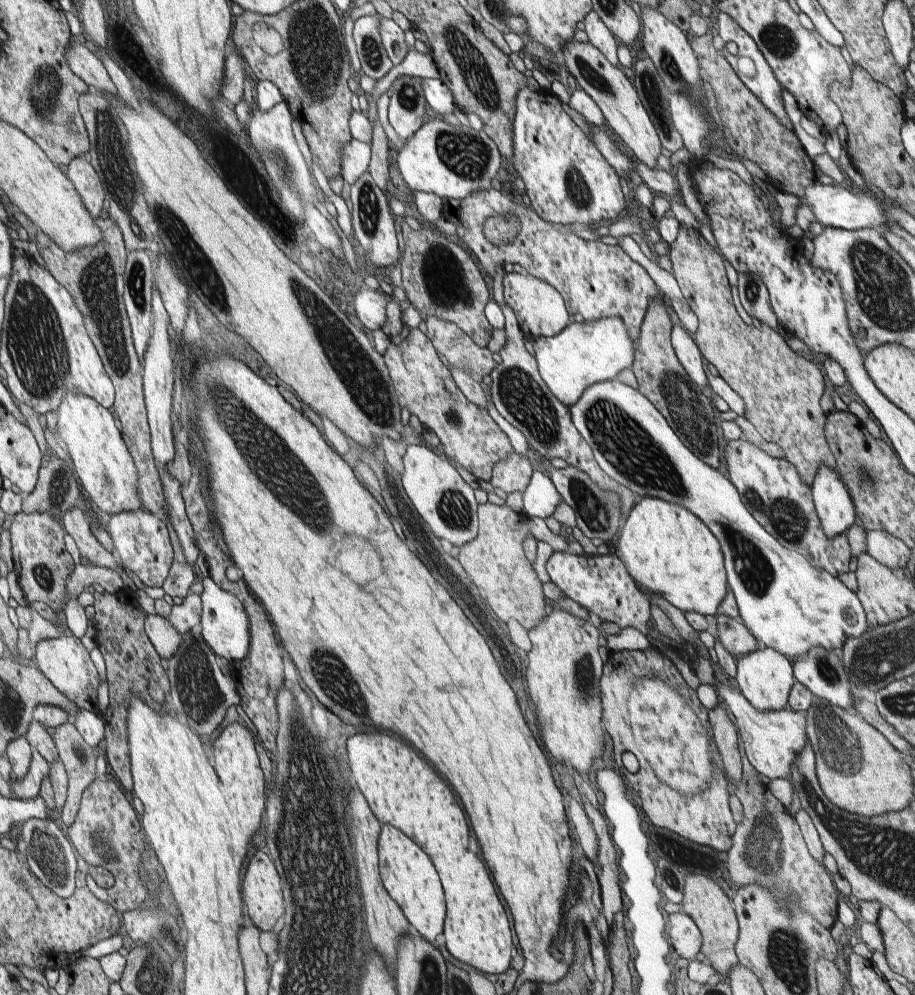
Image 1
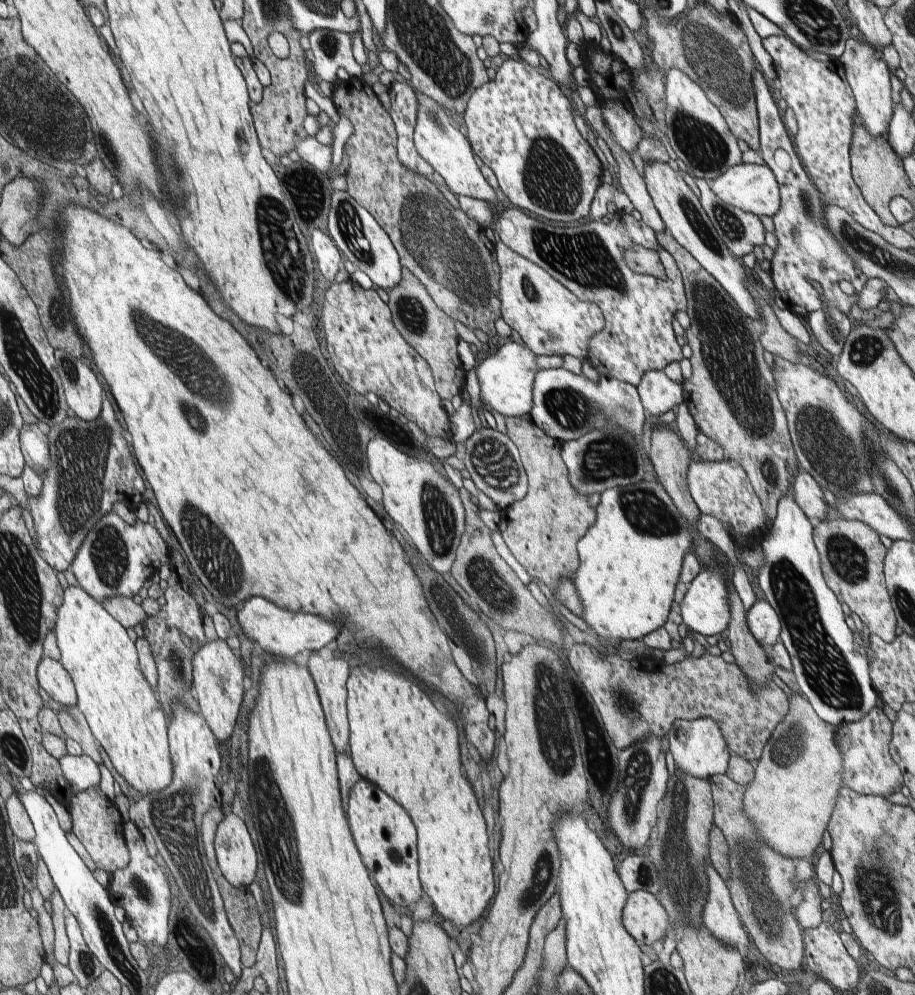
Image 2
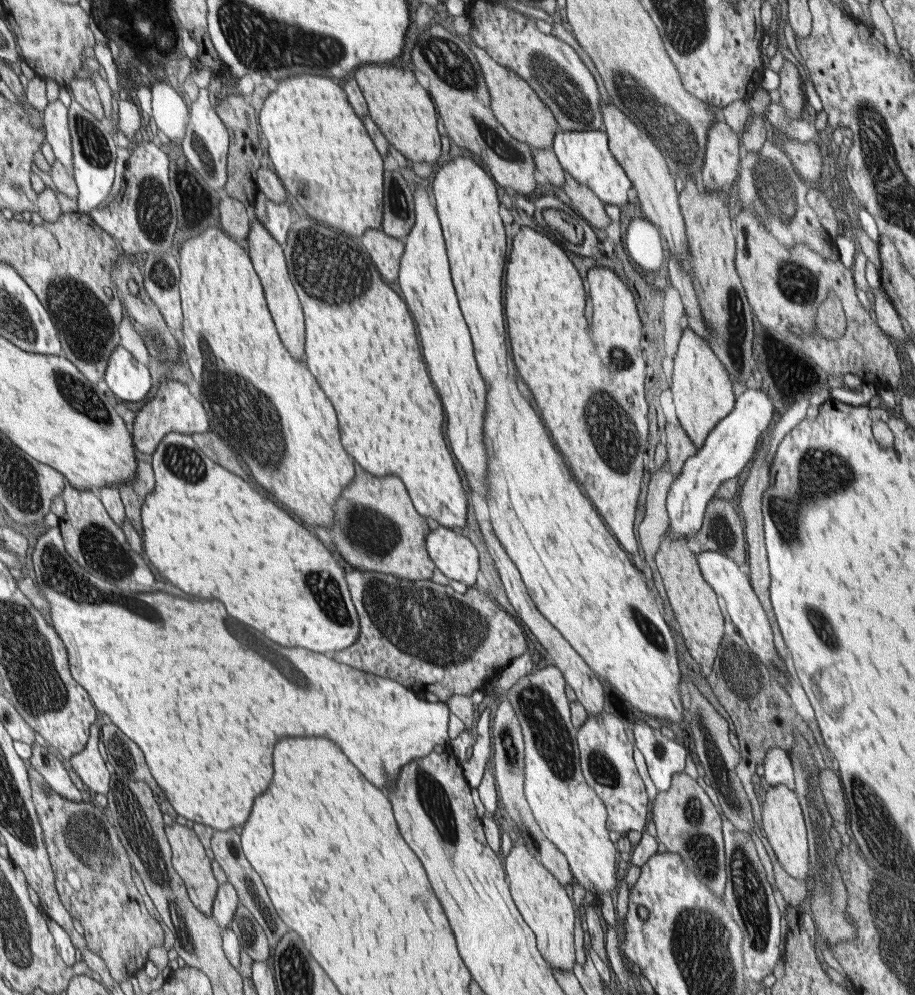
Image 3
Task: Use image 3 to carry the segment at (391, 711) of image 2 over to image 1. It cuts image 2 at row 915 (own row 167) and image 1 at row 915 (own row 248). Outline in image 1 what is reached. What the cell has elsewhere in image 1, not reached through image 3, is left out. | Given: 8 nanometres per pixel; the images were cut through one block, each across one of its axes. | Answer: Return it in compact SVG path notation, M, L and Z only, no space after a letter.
M355 734L347 738L347 770L357 790L363 794L373 814L381 822L381 826L389 824L407 834L433 862L439 872L445 900L447 900L447 920L443 926L443 938L447 952L459 962L475 968L475 972L483 972L493 978L509 968L511 962L511 930L505 916L505 908L497 898L497 892L487 876L481 860L467 850L469 846L469 828L461 808L457 806L457 796L447 788L447 784L431 770L431 766L419 756L417 750L407 746L403 740L397 740L387 734Z

